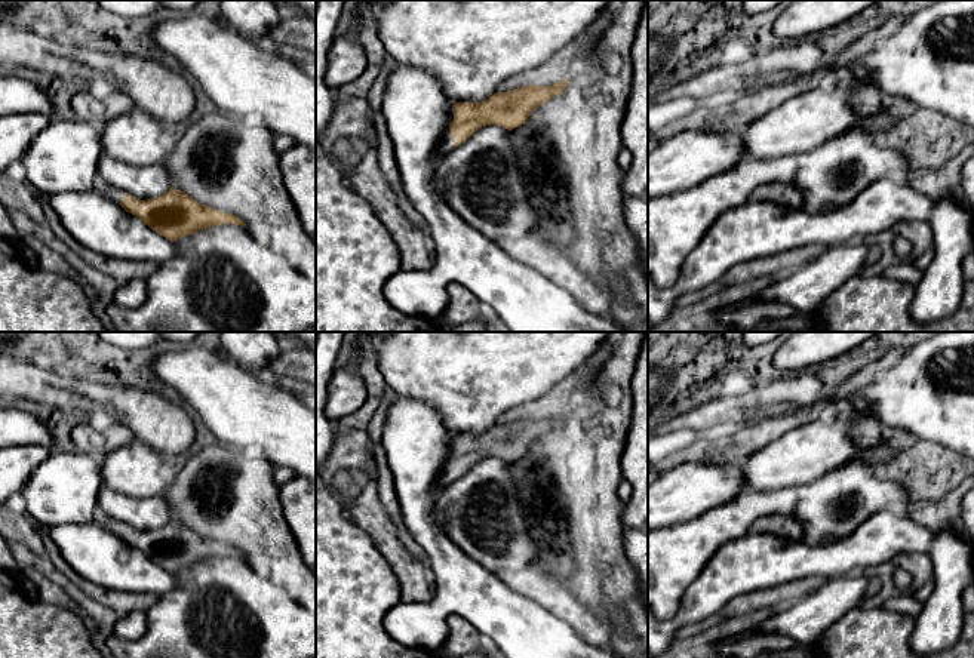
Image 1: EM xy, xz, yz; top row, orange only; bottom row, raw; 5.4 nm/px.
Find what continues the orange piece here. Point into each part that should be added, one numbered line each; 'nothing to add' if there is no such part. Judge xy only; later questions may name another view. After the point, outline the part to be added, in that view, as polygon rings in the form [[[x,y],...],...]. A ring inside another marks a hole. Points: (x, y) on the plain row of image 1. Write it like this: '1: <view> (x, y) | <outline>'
1: xy (114, 526) | [[[101,511],[95,514],[95,522],[108,529],[110,532],[116,534],[117,536],[120,536],[125,529],[125,523],[110,519]]]

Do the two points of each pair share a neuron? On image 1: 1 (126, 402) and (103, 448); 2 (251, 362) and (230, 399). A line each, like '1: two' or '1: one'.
1: two
2: two

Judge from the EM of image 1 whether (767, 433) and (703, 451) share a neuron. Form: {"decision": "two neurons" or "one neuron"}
{"decision": "one neuron"}

